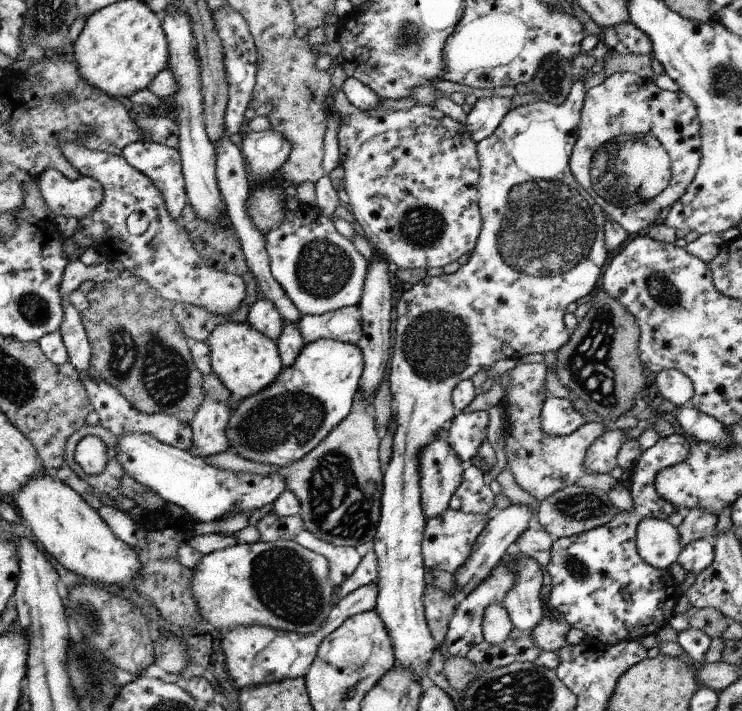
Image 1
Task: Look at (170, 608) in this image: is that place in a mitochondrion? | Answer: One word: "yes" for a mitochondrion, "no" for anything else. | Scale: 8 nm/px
no

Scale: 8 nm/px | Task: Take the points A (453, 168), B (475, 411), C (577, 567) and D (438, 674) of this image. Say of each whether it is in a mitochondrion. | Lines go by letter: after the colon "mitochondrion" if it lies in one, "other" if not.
A: other
B: other
C: mitochondrion
D: other

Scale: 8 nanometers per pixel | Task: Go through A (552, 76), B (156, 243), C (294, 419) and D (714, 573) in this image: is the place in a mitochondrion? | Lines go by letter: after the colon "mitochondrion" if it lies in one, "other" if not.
A: mitochondrion
B: mitochondrion
C: mitochondrion
D: other

